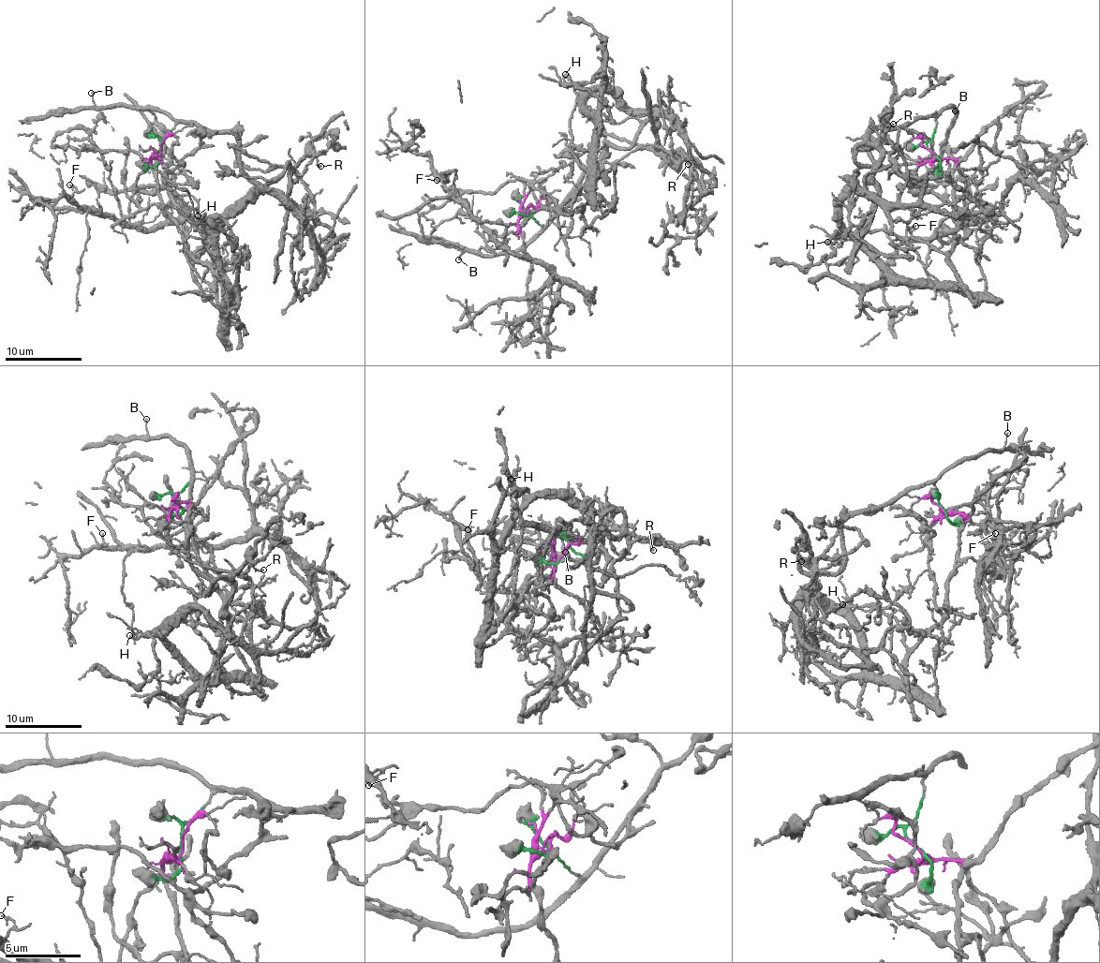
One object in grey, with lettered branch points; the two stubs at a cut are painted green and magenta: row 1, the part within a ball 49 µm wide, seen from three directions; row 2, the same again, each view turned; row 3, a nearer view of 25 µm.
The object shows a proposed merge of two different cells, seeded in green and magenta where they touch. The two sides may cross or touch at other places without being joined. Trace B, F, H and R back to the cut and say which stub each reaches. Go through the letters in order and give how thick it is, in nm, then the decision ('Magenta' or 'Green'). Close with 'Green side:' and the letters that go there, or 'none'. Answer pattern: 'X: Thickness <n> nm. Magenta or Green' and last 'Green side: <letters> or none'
B: Thickness 100 nm. Green
F: Thickness 140 nm. Magenta
H: Thickness 320 nm. Magenta
R: Thickness 100 nm. Green
Green side: B, R

